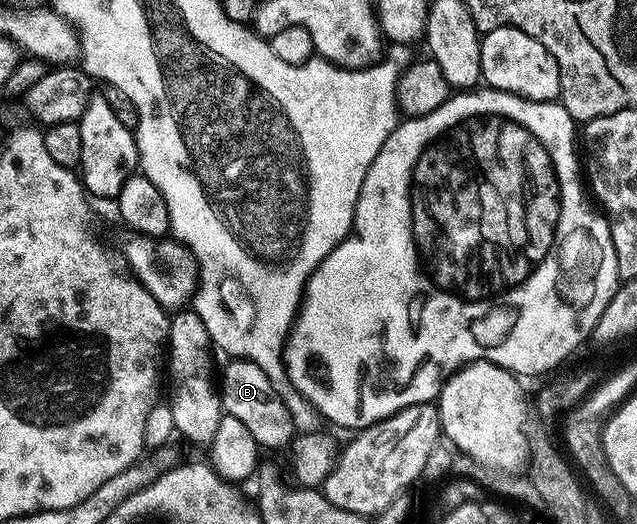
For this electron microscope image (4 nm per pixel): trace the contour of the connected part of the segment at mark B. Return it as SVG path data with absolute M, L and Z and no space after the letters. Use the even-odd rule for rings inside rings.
M233 358L228 361L224 367L224 376L221 379L219 376L218 379L218 394L223 414L238 417L238 421L242 421L242 425L246 425L246 429L250 429L250 437L254 437L257 447L261 449L267 449L267 447L287 448L291 444L294 438L294 424L288 413L288 406L284 404L284 398L276 391L270 377L266 377L266 373L262 373L259 365L251 363L248 359Z

